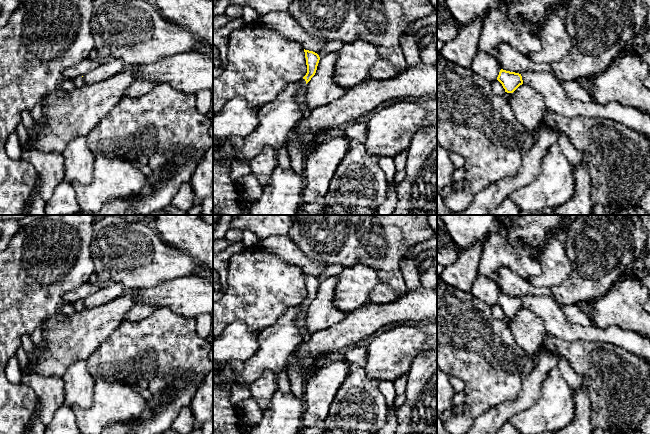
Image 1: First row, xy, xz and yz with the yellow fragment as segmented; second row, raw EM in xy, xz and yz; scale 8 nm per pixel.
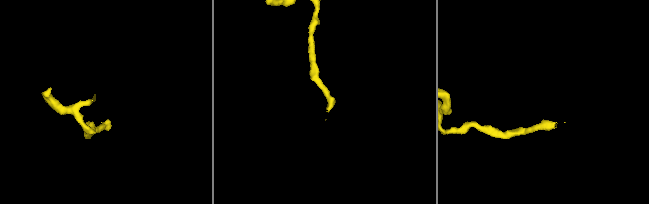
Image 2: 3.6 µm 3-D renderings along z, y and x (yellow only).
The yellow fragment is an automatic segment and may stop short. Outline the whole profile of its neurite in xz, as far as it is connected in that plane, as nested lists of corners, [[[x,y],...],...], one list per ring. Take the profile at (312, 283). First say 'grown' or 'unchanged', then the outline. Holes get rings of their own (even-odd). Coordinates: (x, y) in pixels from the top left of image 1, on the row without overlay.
grown; [[[305,273],[304,276],[306,282],[307,297],[301,304],[302,313],[299,315],[299,317],[296,320],[297,325],[300,327],[302,342],[306,342],[310,339],[310,333],[306,331],[303,326],[303,313],[306,311],[307,307],[311,304],[311,302],[315,299],[320,284],[320,281],[317,277]]]

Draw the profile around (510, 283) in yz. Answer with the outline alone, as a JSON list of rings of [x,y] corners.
[[[506,267],[500,268],[497,274],[496,283],[503,294],[519,298],[524,296],[552,296],[550,288],[534,287],[525,278]]]

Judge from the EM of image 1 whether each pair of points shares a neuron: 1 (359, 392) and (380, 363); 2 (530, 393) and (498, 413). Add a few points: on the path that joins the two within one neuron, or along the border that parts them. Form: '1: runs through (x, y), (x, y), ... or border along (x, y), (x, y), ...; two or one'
1: border along (363, 368), (368, 376), (379, 380); two
2: runs through (522, 401), (506, 410); one

